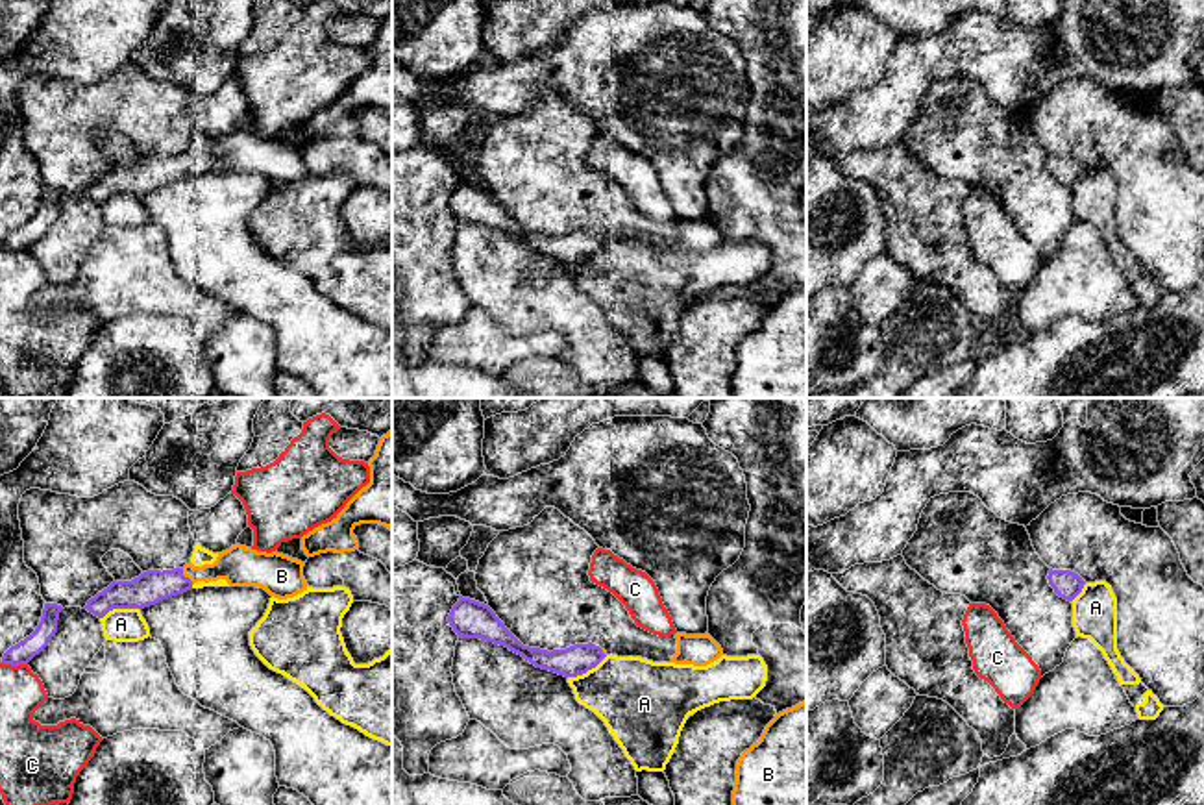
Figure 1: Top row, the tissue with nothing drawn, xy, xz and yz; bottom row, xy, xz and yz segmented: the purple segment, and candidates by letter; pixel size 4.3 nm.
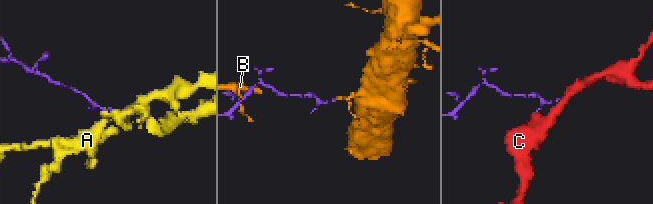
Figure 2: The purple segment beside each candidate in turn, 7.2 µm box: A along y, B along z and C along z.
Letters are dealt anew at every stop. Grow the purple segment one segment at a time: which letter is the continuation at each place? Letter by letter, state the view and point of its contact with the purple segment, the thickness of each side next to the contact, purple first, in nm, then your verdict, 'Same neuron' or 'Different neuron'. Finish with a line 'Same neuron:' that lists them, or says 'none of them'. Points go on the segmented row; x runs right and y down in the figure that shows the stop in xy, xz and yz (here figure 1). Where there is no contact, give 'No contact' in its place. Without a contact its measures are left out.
A: Touches purple at xz (587, 670). Thickness 130 nm (purple) against 340 nm. Different neuron
B: Touches purple at xy (184, 576). Thickness 150 nm (purple) against 170 nm. Same neuron
C: Touches purple at xy (15, 665). Thickness 100 nm (purple) against 190 nm. Different neuron
Same neuron: B

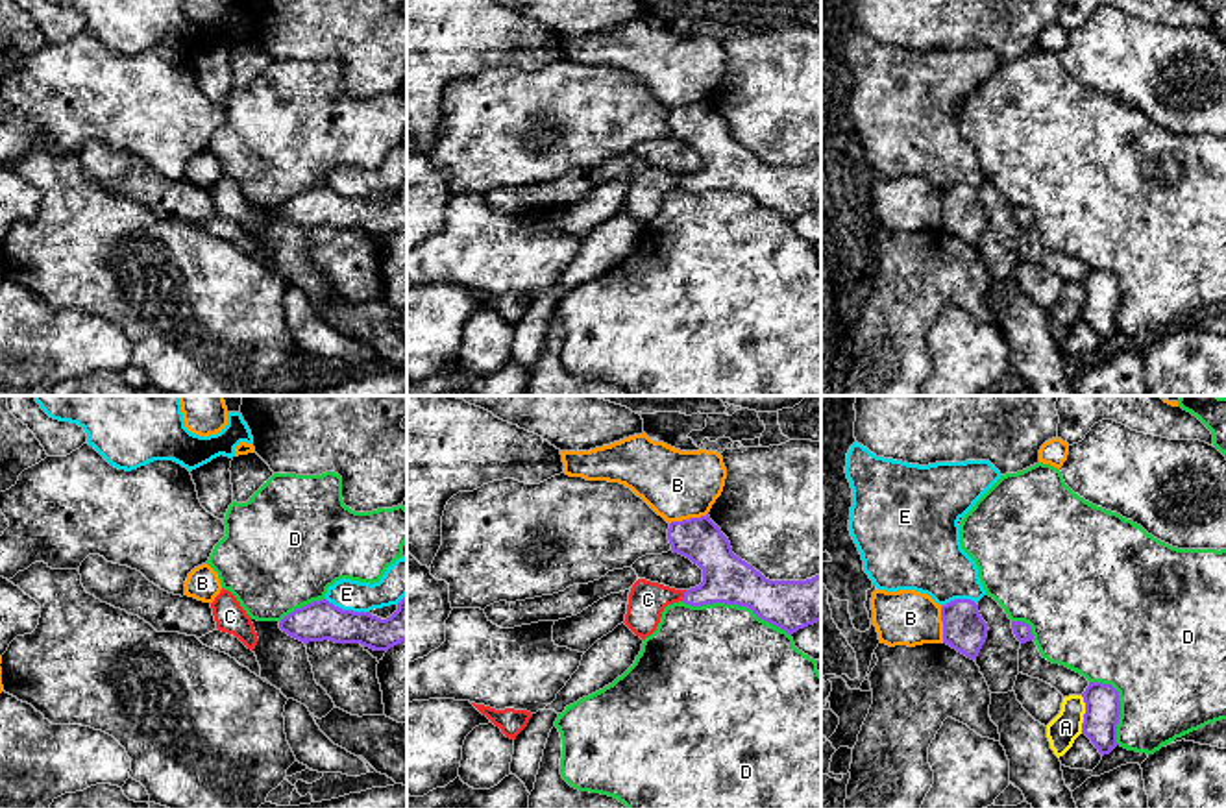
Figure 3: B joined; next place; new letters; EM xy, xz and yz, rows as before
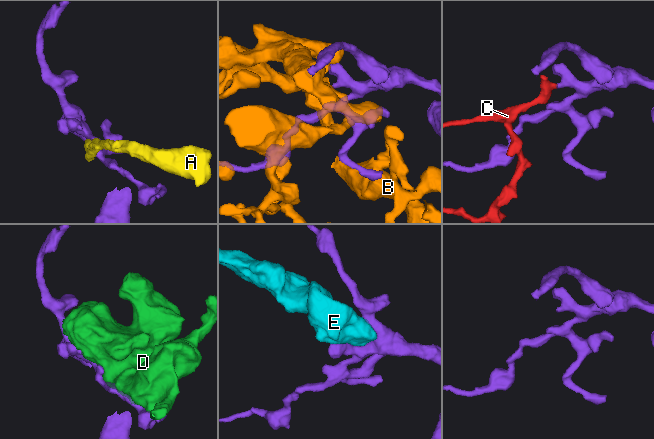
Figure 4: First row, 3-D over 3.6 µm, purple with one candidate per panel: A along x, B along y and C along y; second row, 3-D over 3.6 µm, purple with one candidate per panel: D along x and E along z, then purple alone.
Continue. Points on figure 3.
A: Touches purple at yz (1084, 714). Thickness 160 nm (purple) against 140 nm. Different neuron
B: Touches purple at xz (690, 518). Thickness 190 nm (purple) against 300 nm. Different neuron
C: Touches purple at xz (685, 596). Thickness 220 nm (purple) against 160 nm. Same neuron
D: Touches purple at xz (736, 603). Thickness 220 nm (purple) against 480 nm. Different neuron
E: Touches purple at xy (348, 611). Thickness 180 nm (purple) against 140 nm. Different neuron
Same neuron: C

